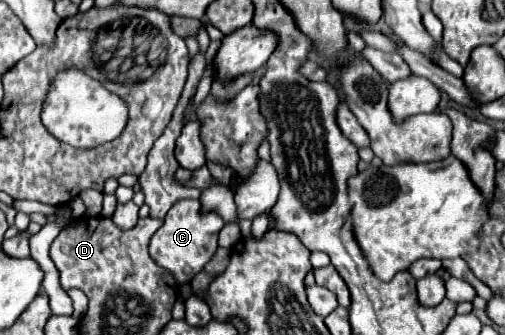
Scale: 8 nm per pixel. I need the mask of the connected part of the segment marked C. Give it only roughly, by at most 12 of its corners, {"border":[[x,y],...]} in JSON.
{"border":[[198,199],[172,205],[150,257],[178,283],[212,259],[224,225]]}

